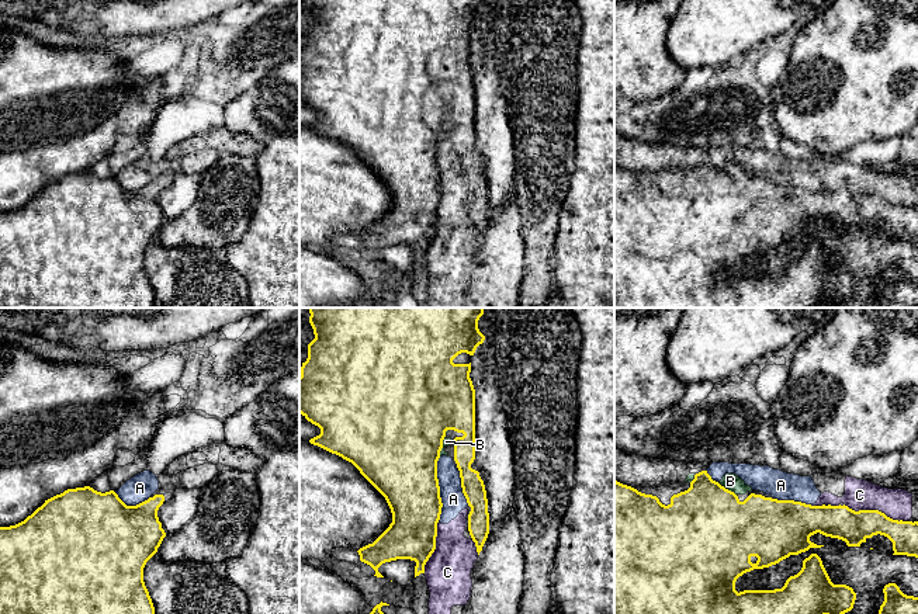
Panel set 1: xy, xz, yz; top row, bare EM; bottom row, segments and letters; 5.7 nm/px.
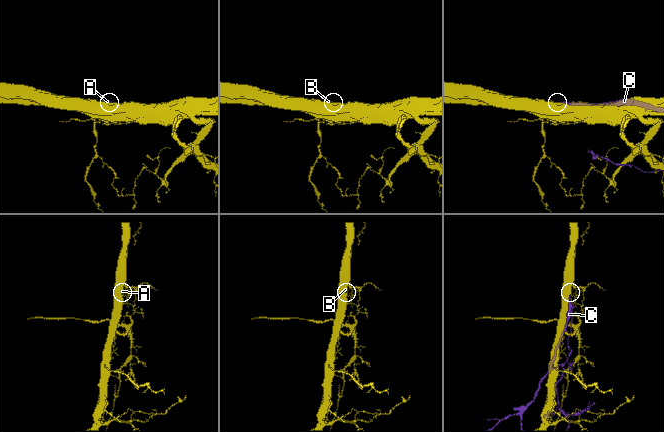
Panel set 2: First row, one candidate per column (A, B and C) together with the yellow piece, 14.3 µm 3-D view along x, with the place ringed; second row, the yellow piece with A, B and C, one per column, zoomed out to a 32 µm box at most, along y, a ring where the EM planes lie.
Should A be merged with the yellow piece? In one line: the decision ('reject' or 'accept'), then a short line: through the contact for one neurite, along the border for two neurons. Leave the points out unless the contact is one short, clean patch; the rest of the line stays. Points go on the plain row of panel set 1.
reject

